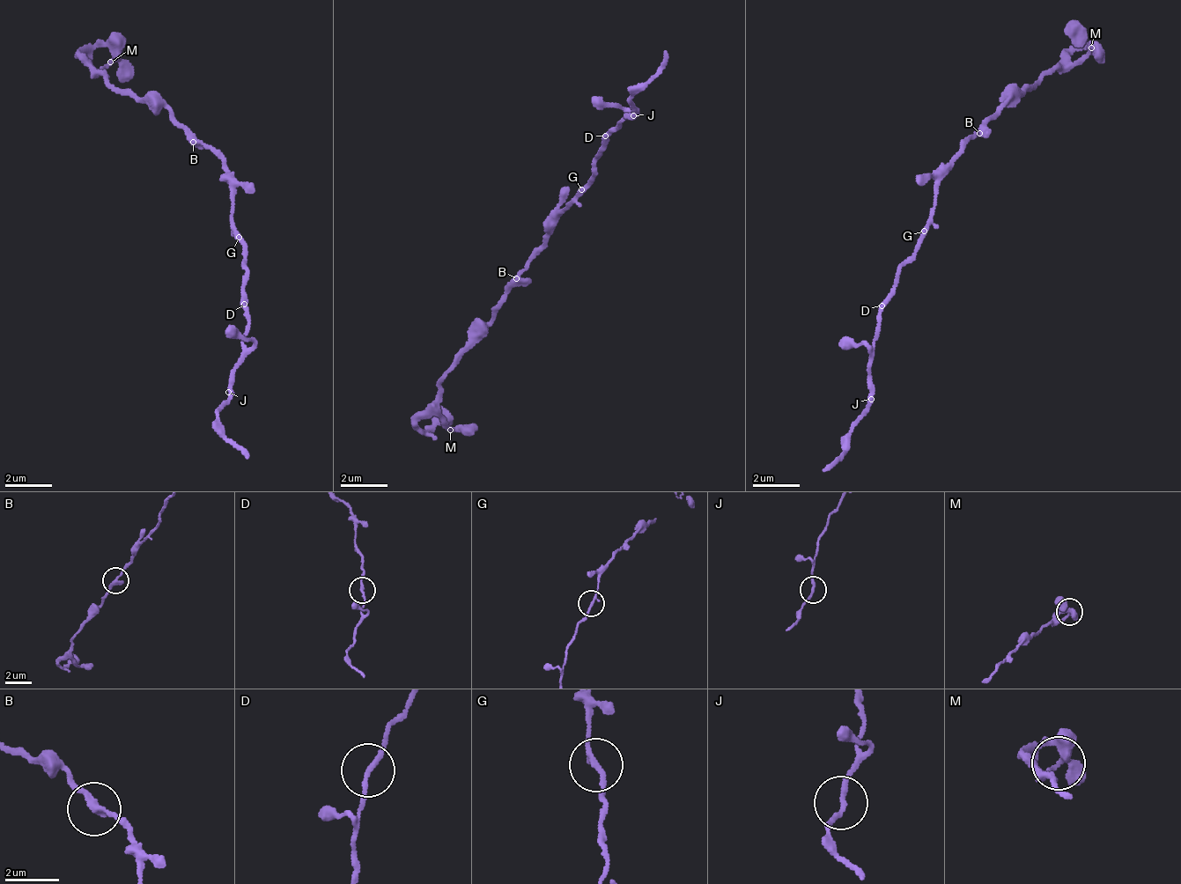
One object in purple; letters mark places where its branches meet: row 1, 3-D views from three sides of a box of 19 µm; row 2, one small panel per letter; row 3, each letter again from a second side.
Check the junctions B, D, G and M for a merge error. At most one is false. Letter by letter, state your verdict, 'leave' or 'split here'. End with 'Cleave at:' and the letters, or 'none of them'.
B: leave
D: leave
G: leave
M: leave
Cleave at: none of them

